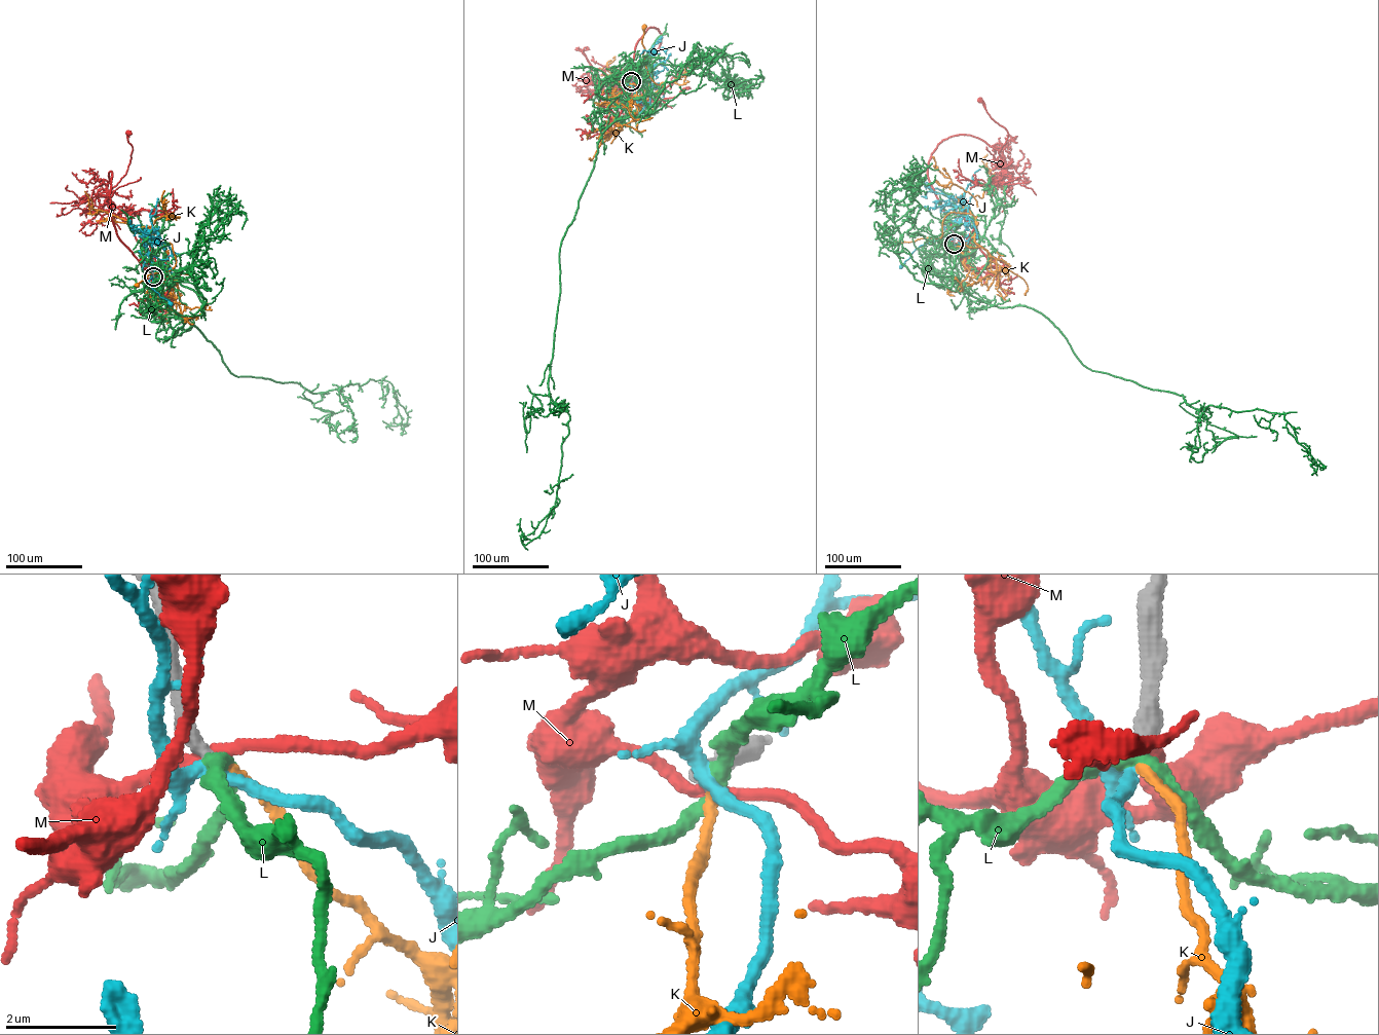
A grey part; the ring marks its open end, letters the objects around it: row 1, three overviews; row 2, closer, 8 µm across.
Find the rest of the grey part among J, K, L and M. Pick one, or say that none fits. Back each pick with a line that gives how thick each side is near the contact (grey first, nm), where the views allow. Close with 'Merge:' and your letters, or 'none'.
K: Thickness 260 nm (grey) against 160 nm
Merge: K

